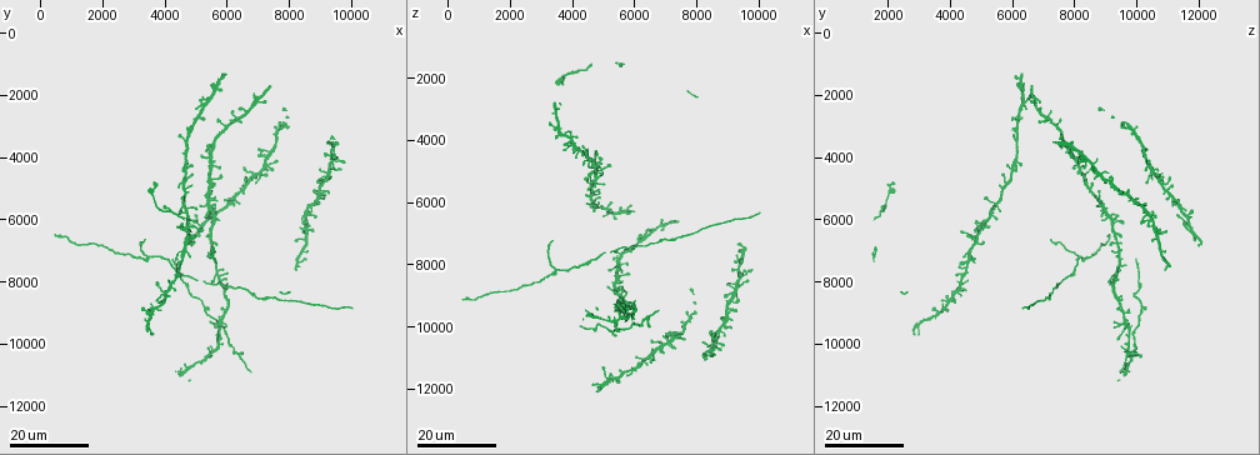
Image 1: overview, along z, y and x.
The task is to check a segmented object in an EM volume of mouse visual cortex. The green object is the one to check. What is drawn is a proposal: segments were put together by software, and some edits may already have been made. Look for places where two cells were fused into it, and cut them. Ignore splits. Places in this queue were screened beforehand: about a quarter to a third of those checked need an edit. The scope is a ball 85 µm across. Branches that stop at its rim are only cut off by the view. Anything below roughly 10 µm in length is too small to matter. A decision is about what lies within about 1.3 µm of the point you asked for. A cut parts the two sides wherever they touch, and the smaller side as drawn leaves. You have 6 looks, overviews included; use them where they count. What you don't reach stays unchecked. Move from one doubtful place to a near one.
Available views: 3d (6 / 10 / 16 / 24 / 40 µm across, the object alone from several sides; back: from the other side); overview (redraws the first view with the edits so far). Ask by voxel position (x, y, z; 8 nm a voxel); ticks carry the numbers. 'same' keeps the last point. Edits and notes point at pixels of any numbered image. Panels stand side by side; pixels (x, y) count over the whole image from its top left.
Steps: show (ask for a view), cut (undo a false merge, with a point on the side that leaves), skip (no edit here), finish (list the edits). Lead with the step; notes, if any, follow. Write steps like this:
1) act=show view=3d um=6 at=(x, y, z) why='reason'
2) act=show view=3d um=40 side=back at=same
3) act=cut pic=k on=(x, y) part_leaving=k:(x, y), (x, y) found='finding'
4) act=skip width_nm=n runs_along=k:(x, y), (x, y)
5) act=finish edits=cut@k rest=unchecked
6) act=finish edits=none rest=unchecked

act=show view=3d um=24 at=(5500, 6200, 9300) why='branch point'

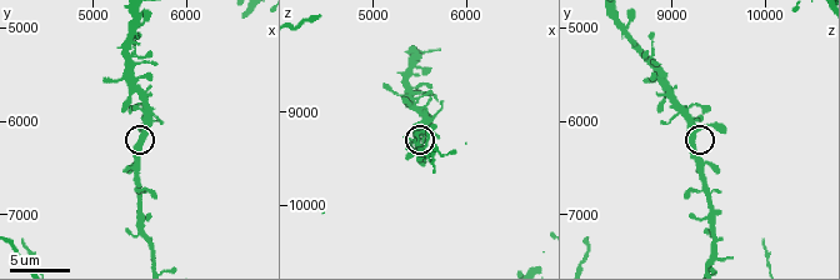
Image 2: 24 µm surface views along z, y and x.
act=show view=3d um=6 at=(5500, 6100, 9250) why='zoom in'

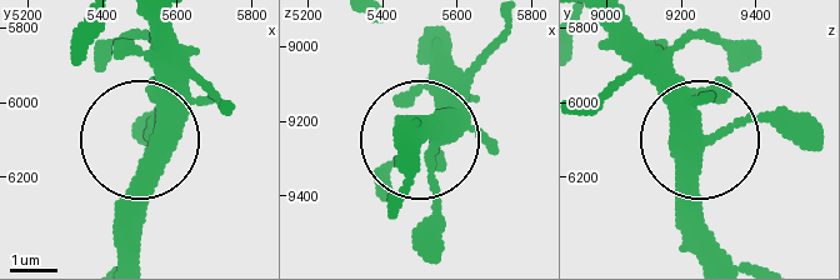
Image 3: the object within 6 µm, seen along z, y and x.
act=skip width_nm=320 runs_along=3:(610, 20), (709, 135), (813, 115) found='all the same cell'

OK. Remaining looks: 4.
act=show view=3d um=24 at=(3500, 7200, 8200) why='two arms in line, one across'

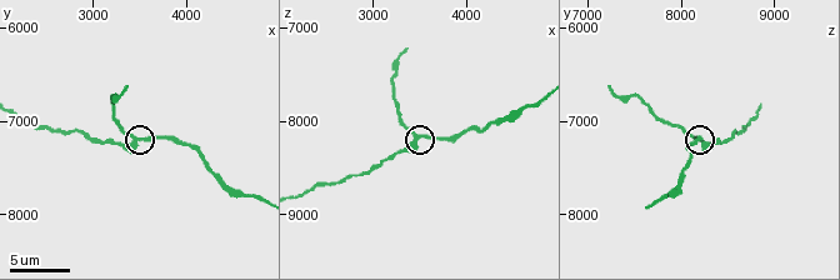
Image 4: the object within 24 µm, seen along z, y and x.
act=show view=3d um=6 at=(3550, 7200, 8150) why='closer look'

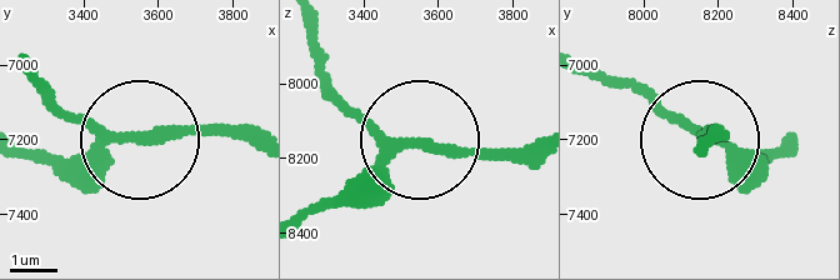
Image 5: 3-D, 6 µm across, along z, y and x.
act=skip arms=3 found='continuous, no second cell'

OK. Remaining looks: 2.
act=show view=3d um=16 at=(7100, 8500, 7200) why='calibre changes'

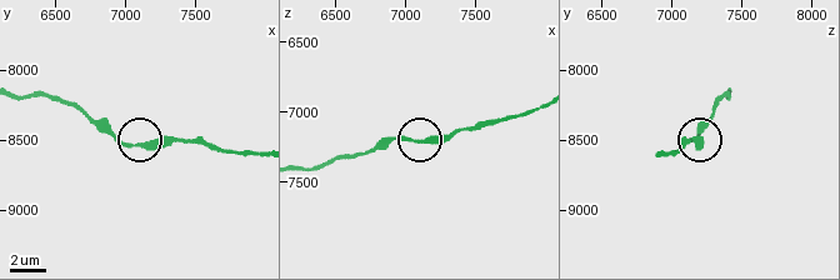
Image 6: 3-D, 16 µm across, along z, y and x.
act=show view=3d um=6 at=(7100, 8560, 7200)

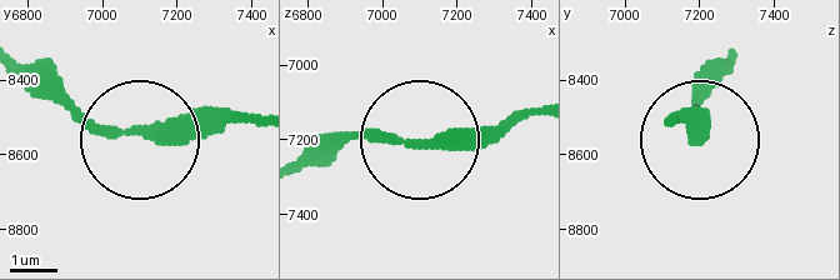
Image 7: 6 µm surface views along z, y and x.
act=skip found='all the same cell'

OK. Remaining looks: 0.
act=finish edits=none rest=unchecked

